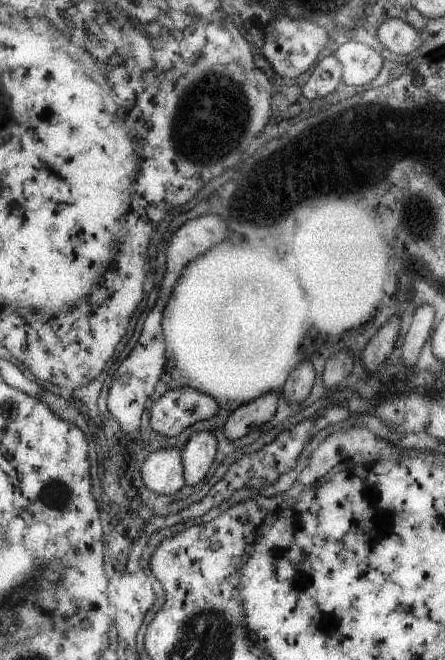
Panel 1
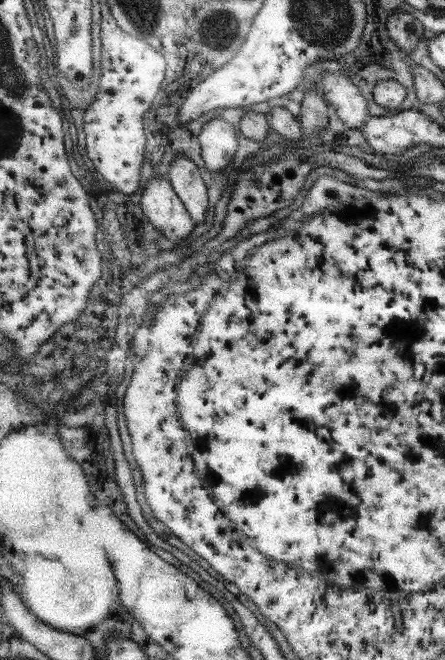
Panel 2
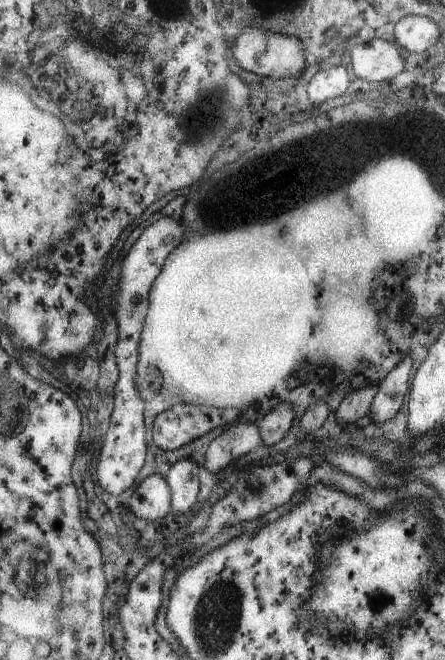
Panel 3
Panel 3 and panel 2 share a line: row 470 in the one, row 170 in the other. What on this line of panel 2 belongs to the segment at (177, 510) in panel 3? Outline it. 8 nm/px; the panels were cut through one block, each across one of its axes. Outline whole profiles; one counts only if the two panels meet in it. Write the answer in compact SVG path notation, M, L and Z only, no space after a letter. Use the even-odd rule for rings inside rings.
M180 156L170 163L166 179L184 203L192 220L196 224L201 223L208 210L208 195L198 165L193 160Z

